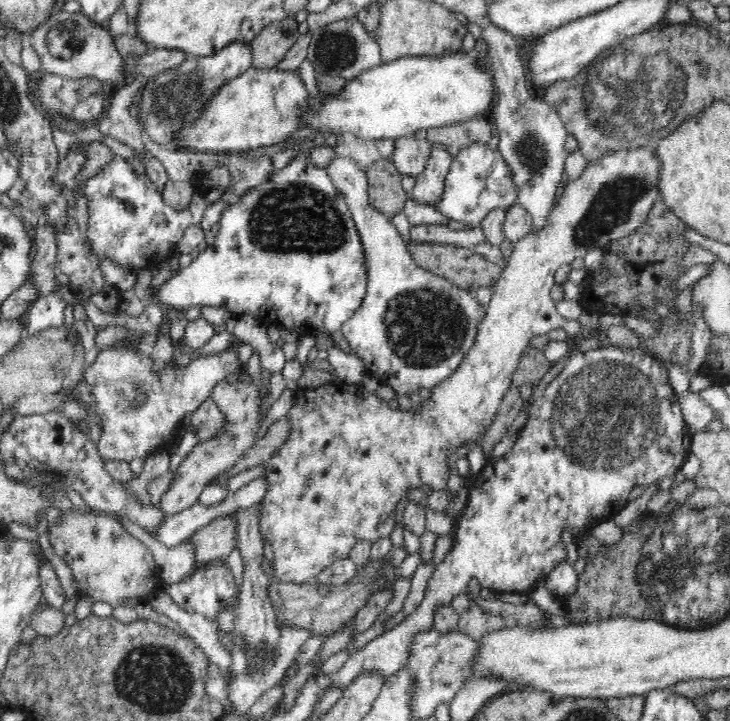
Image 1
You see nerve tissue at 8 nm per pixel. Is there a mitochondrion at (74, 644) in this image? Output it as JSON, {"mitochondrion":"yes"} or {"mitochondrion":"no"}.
{"mitochondrion":"no"}

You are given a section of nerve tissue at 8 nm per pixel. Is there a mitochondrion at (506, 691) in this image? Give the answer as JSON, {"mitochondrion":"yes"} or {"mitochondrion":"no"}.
{"mitochondrion":"no"}

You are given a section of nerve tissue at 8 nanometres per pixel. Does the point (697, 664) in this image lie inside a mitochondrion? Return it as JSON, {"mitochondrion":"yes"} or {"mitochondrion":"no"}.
{"mitochondrion":"no"}

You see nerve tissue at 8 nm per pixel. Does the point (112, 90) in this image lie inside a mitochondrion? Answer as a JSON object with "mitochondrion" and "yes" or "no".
{"mitochondrion":"no"}

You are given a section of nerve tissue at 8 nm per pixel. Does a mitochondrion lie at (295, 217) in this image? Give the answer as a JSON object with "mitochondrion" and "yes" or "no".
{"mitochondrion":"yes"}

